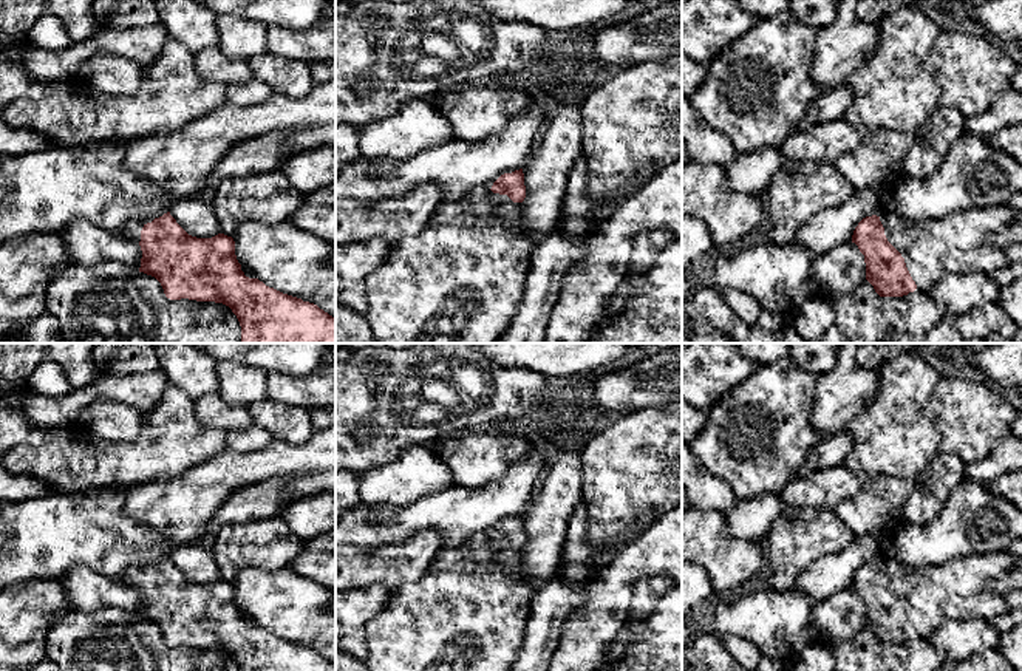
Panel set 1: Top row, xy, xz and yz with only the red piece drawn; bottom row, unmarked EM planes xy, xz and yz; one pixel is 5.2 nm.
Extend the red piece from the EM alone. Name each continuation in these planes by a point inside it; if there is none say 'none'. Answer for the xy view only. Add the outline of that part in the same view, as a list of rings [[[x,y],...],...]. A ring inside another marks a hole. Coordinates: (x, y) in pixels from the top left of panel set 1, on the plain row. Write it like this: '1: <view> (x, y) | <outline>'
1: xy (133, 575) | [[[153,566],[133,567],[133,569],[130,569],[130,571],[128,571],[122,578],[119,578],[119,580],[139,591],[142,574],[144,574],[147,569],[152,569],[152,567],[153,567]]]

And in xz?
1: xz (469, 611) | [[[493,529],[476,533],[465,544],[442,549],[416,583],[393,591],[388,603],[365,628],[366,671],[509,671],[524,637],[532,591],[521,578],[521,549],[493,540]]]

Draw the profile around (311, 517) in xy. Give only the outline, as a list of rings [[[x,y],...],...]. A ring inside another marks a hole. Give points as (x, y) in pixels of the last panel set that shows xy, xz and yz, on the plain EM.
[[[317,493],[292,501],[280,516],[289,529],[308,541],[336,530],[336,493]]]

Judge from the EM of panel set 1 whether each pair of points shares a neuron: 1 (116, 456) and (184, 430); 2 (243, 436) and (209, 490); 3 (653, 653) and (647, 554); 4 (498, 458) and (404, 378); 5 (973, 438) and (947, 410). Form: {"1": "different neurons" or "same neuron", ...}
{"1": "same neuron", "2": "different neurons", "3": "different neurons", "4": "different neurons", "5": "same neuron"}

